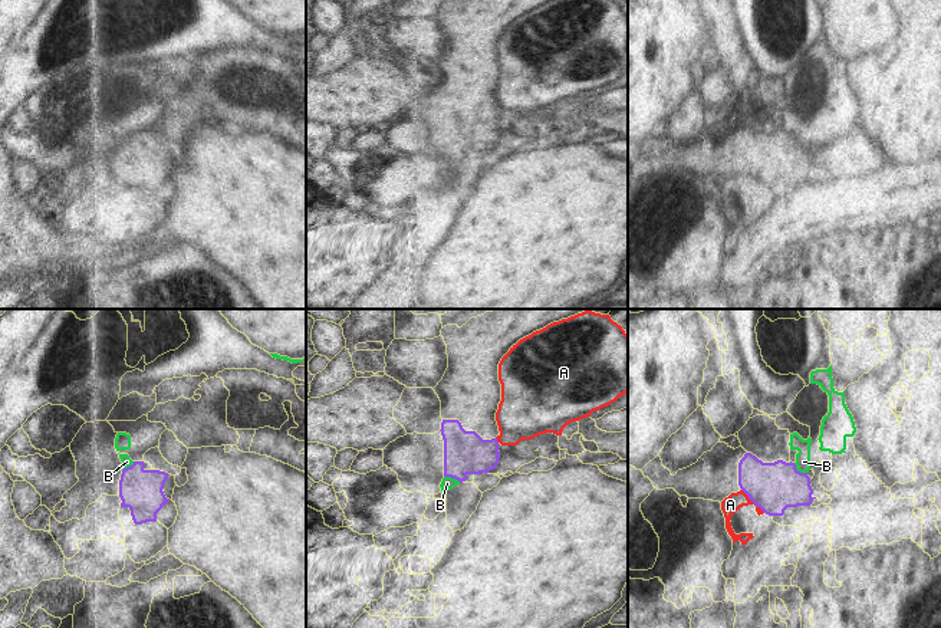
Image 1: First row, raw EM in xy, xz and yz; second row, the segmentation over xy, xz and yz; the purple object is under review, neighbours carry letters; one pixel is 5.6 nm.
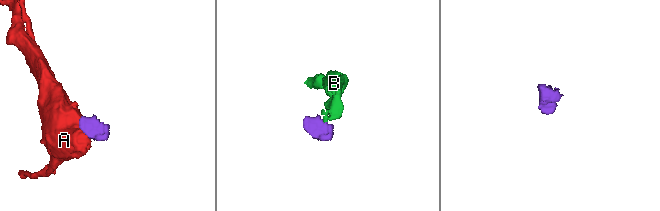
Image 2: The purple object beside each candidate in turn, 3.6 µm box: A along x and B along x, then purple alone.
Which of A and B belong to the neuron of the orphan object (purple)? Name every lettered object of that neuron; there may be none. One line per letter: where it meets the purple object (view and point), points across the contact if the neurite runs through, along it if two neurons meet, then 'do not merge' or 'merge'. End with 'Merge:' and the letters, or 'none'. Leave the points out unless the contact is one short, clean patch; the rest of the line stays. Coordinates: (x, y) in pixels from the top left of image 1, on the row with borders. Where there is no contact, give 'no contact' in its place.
A: meets purple in yz at (753, 502); border along yz (742, 489), (765, 512); do not merge
B: meets purple in yz at (799, 472); border along yz (793, 463), (800, 472), (806, 473); do not merge
Merge: none

